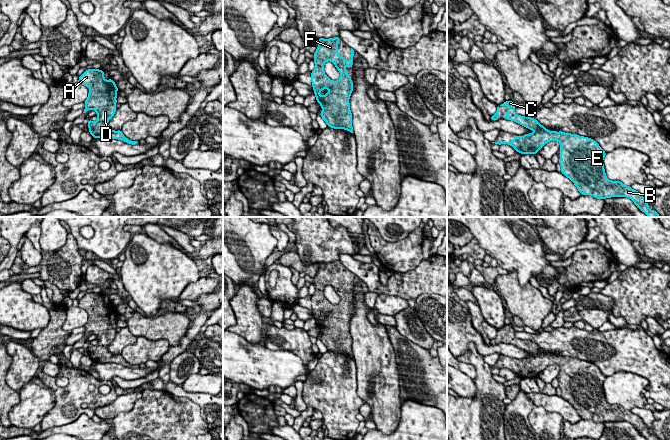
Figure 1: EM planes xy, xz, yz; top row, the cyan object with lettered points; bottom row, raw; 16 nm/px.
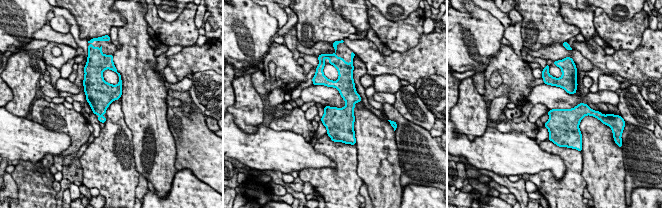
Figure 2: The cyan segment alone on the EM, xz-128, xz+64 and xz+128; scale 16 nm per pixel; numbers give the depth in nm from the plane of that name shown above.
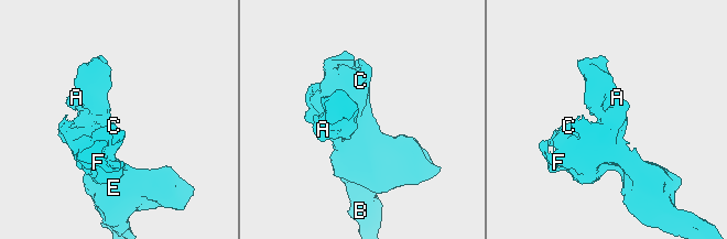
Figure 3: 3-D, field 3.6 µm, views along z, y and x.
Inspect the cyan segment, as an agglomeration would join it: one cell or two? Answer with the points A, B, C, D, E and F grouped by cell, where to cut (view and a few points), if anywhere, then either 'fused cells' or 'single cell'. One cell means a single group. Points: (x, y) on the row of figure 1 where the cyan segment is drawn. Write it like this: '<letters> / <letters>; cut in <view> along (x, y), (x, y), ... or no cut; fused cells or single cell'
A B C D E F; no cut; single cell

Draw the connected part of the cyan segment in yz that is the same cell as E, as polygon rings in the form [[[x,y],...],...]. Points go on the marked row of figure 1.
[[[505,101],[500,106],[508,106],[504,119],[523,125],[534,133],[517,136],[511,142],[492,142],[497,145],[508,144],[521,154],[536,154],[547,142],[556,140],[560,143],[561,173],[575,184],[581,195],[590,195],[596,199],[626,197],[648,217],[660,217],[649,208],[644,197],[621,181],[611,181],[606,177],[603,159],[606,152],[599,144],[588,137],[562,131],[549,131],[536,119],[515,113],[513,101]]]

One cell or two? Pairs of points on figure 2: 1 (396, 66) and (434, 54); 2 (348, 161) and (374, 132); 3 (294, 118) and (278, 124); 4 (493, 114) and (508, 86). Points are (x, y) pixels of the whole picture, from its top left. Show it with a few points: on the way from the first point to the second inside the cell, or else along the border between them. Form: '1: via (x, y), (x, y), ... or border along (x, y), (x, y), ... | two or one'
1: via (405, 65), (412, 65), (425, 59) | one
2: border along (355, 145), (357, 175) | two
3: via (290, 121), (282, 121) | one
4: border along (509, 99), (504, 95), (499, 95), (490, 102) | two

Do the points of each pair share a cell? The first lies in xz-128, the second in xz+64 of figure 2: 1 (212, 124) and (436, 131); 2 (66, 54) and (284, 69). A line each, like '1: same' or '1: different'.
1: same
2: same

